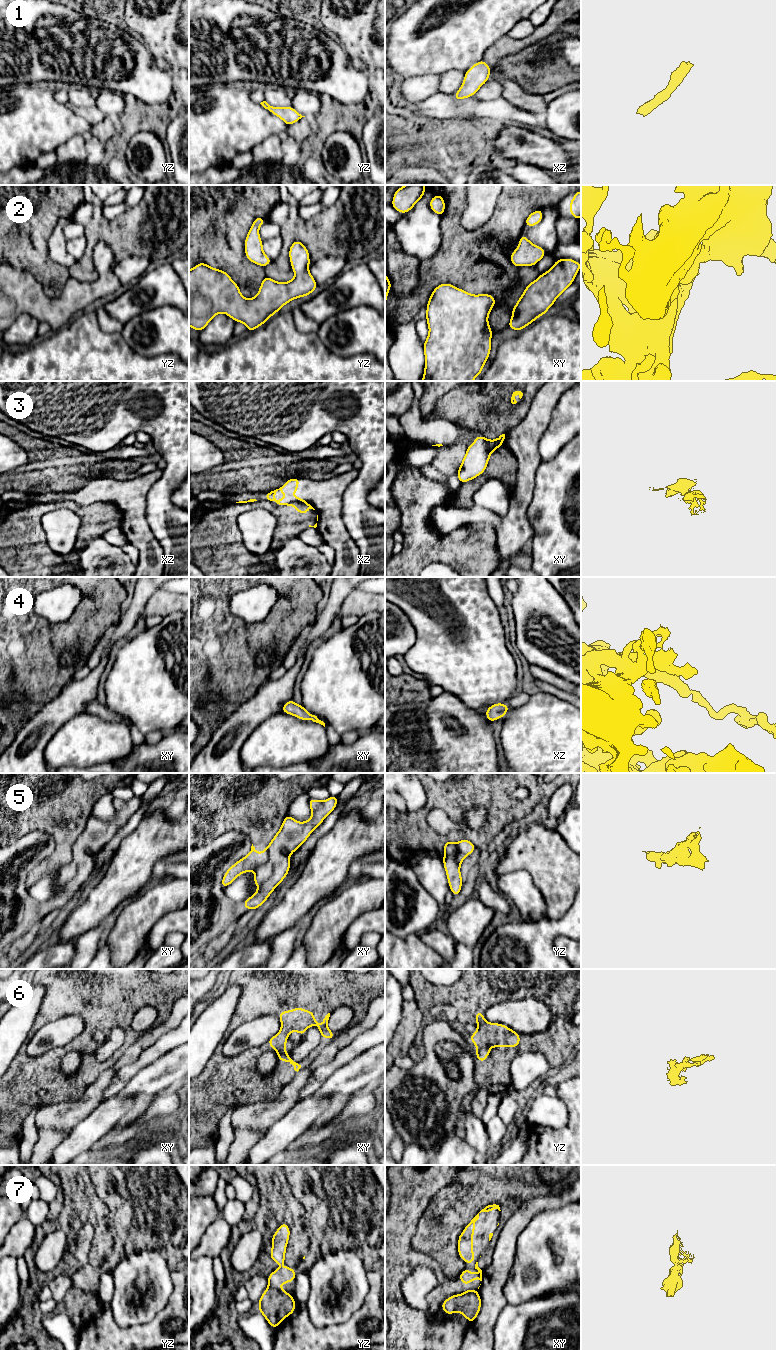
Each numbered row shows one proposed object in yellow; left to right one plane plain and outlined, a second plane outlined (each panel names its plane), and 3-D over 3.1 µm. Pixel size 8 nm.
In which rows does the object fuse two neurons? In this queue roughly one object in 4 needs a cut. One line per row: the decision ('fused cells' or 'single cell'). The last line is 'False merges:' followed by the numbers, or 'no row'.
1: single cell
2: single cell
3: fused cells
4: single cell
5: fused cells
6: single cell
7: fused cells
False merges: 3, 5, 7

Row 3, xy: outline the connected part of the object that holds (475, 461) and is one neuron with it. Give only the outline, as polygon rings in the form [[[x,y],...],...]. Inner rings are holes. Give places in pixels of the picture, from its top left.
[[[476,436],[474,444],[468,445],[467,452],[456,473],[460,483],[463,484],[481,475],[487,468],[492,452],[501,446],[497,445],[492,449],[488,446],[488,439],[485,436]]]

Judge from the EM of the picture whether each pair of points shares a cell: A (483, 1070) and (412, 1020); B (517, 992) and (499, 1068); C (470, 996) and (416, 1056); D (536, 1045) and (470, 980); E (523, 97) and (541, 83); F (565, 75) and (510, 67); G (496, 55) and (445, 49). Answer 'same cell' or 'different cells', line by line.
A: different cells
B: same cell
C: same cell
D: same cell
E: different cells
F: same cell
G: different cells

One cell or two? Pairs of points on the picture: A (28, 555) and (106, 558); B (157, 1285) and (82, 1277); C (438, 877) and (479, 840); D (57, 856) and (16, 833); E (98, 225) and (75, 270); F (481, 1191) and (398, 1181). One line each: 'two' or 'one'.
A: two
B: two
C: two
D: one
E: one
F: two

